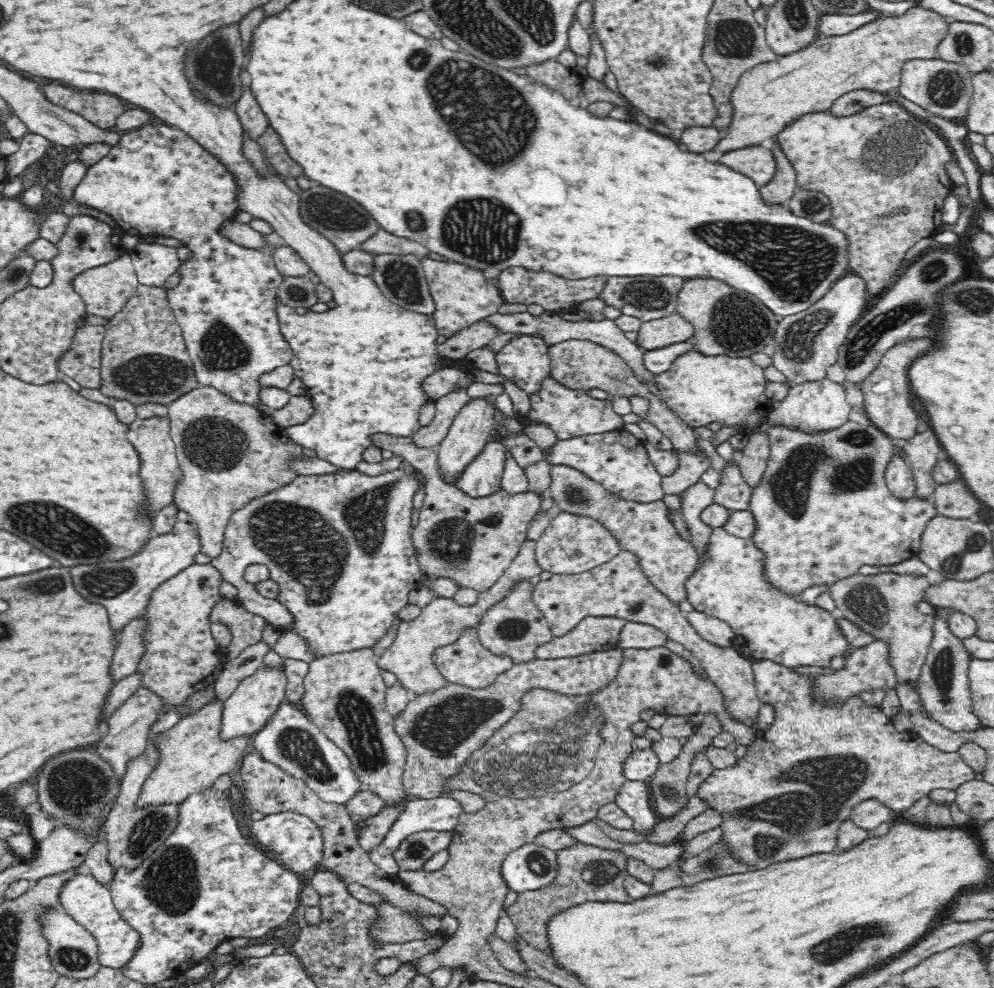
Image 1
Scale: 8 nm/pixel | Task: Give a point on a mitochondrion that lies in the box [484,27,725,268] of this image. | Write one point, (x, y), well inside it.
(655, 62)

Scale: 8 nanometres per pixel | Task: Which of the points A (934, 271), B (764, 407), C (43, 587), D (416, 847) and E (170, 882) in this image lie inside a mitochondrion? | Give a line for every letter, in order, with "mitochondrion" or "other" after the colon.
A: mitochondrion
B: other
C: mitochondrion
D: mitochondrion
E: mitochondrion

